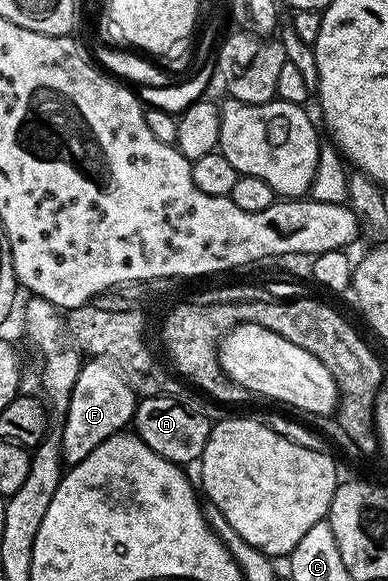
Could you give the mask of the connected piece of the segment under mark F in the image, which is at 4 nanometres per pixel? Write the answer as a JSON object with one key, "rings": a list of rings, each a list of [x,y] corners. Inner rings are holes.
{"rings":[[[104,358],[85,359],[81,363],[80,373],[74,382],[74,390],[68,399],[68,412],[62,417],[64,428],[59,429],[60,453],[64,456],[65,465],[71,466],[82,462],[82,458],[86,458],[86,454],[90,454],[90,450],[94,450],[94,446],[106,442],[106,438],[110,438],[116,432],[125,431],[133,423],[137,403],[136,392],[125,380],[123,374],[120,373],[119,368],[113,366]]]}

